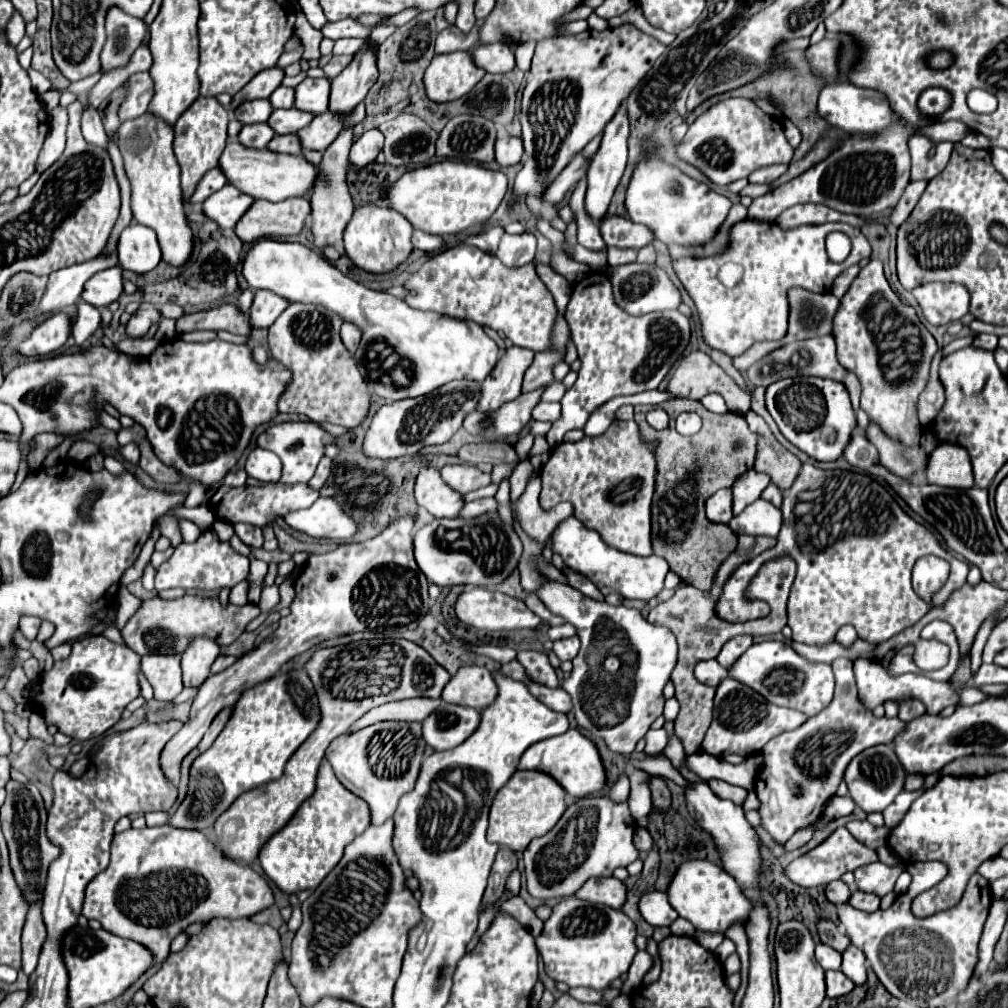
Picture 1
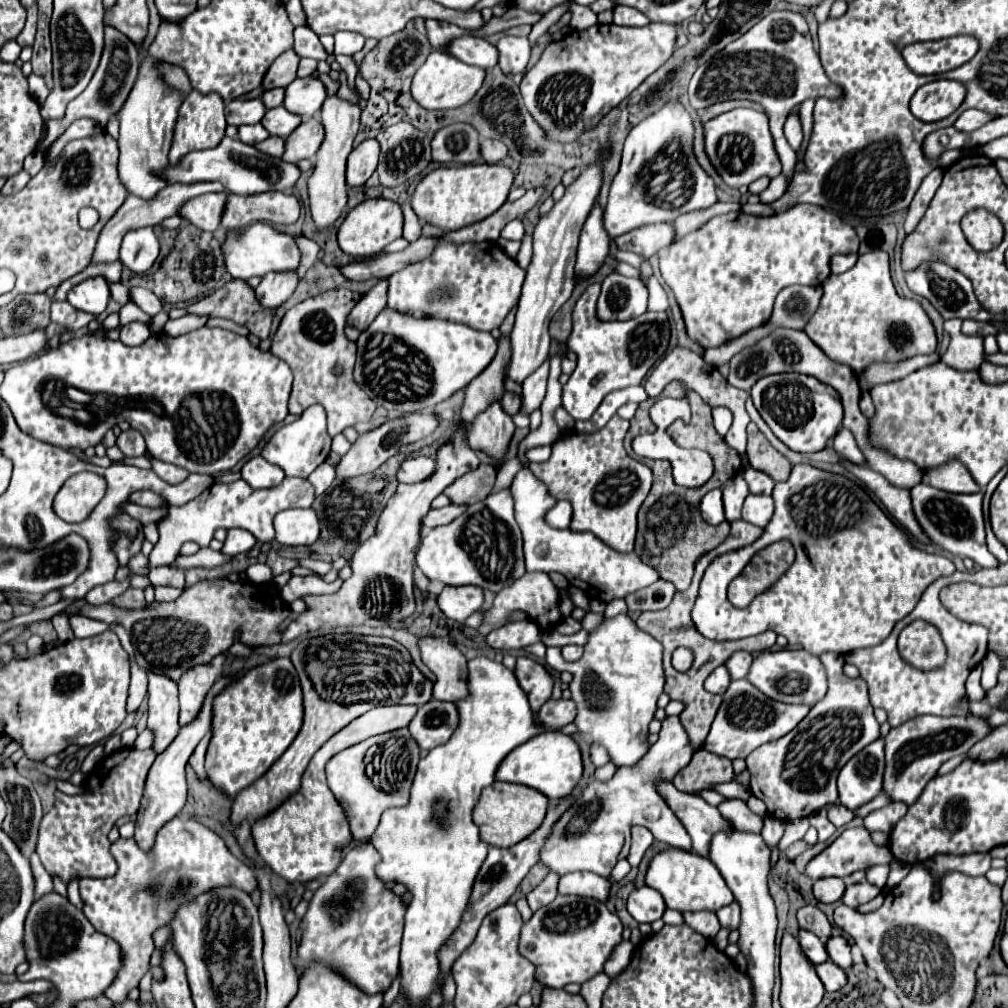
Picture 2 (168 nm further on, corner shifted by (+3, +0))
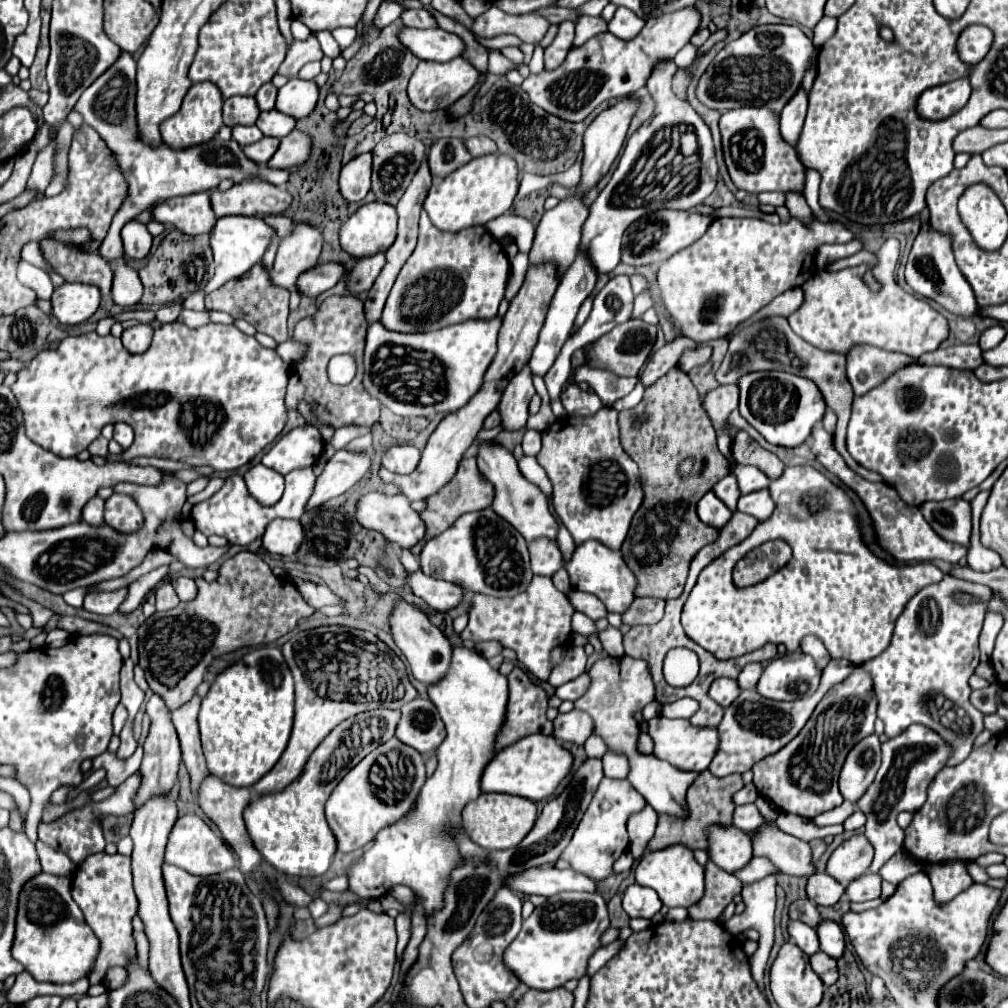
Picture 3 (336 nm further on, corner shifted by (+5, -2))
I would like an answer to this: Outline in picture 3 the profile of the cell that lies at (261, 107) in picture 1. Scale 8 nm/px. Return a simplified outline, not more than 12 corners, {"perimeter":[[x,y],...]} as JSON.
{"perimeter":[[233,97],[223,107],[225,125],[255,125],[255,97]]}

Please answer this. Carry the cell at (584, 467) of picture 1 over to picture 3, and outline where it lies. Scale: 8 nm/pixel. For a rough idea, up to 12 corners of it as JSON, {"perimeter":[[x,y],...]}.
{"perimeter":[[617,411],[561,417],[537,463],[575,545],[619,551],[643,501]]}

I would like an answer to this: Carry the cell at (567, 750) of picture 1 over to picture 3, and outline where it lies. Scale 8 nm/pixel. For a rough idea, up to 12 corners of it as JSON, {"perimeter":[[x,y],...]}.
{"perimeter":[[529,735],[485,767],[483,793],[547,799],[573,767],[551,735]]}

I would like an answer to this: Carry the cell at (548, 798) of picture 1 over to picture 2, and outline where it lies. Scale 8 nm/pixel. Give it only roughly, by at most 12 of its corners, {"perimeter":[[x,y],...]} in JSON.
{"perimeter":[[493,783],[473,807],[479,835],[513,847],[541,823],[549,799]]}

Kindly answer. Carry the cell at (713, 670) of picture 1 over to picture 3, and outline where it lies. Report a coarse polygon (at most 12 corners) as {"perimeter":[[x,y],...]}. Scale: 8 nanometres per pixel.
{"perimeter":[[715,679],[709,697],[729,707],[741,693],[735,679]]}

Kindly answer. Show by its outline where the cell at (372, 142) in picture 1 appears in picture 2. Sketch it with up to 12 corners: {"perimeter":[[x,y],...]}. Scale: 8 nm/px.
{"perimeter":[[367,139],[347,159],[347,185],[361,187],[377,169],[379,143]]}

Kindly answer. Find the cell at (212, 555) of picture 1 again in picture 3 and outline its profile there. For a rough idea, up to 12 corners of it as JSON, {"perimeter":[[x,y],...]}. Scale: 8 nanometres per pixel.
{"perimeter":[[175,577],[171,581],[181,601],[193,599],[193,579]]}

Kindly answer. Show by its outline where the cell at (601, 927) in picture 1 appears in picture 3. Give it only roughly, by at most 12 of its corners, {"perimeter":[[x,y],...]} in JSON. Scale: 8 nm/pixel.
{"perimeter":[[559,893],[505,965],[531,989],[587,973],[609,929],[599,893]]}

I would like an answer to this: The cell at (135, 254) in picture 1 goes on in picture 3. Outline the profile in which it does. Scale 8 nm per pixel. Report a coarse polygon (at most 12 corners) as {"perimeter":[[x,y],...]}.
{"perimeter":[[127,223],[121,229],[125,255],[145,259],[153,235],[143,223]]}

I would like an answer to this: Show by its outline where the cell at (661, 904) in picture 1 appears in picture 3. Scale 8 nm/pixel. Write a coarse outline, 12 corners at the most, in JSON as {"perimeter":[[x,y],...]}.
{"perimeter":[[627,887],[623,909],[629,917],[651,919],[661,909],[653,889]]}

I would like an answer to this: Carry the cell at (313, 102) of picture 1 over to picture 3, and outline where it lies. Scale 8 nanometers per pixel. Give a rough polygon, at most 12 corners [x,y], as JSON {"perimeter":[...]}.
{"perimeter":[[293,77],[279,89],[275,109],[303,119],[317,107],[315,81]]}

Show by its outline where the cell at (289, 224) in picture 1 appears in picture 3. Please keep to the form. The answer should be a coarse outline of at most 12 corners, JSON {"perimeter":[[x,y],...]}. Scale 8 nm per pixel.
{"perimeter":[[251,179],[211,191],[217,217],[281,215],[289,191]]}

